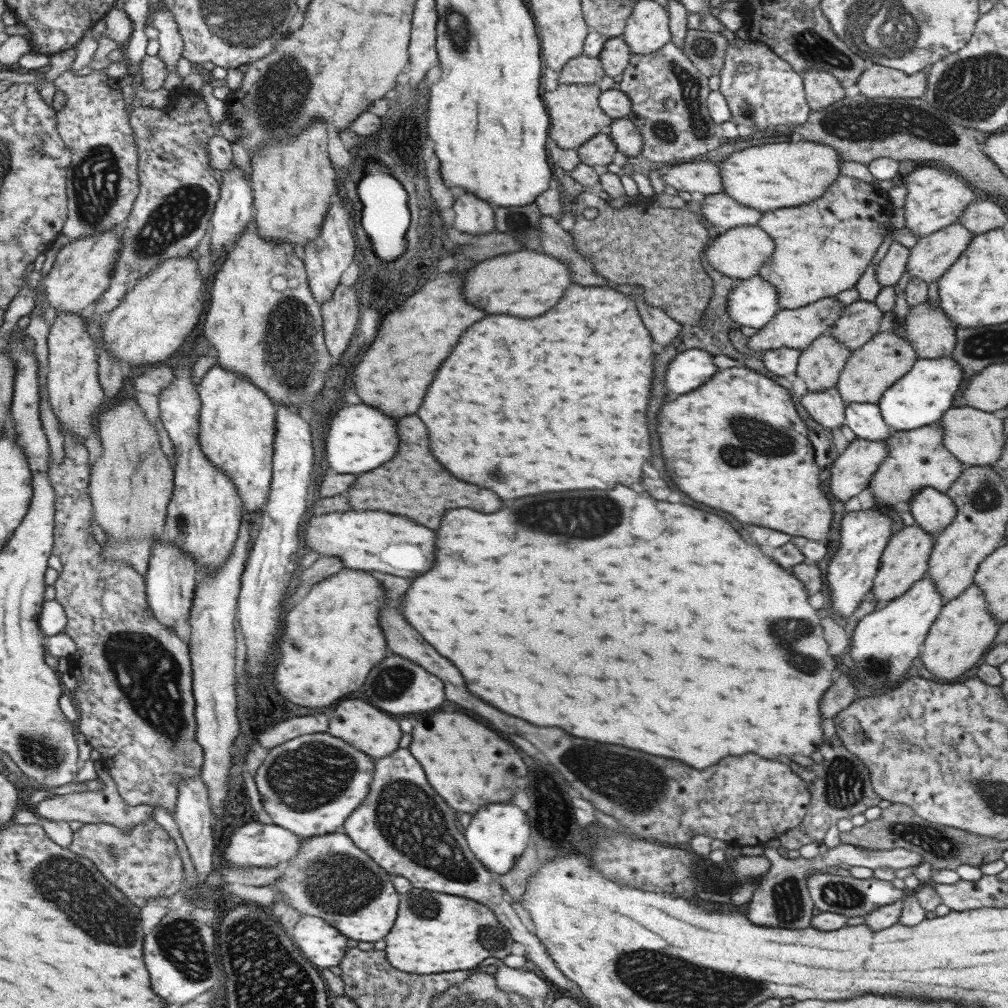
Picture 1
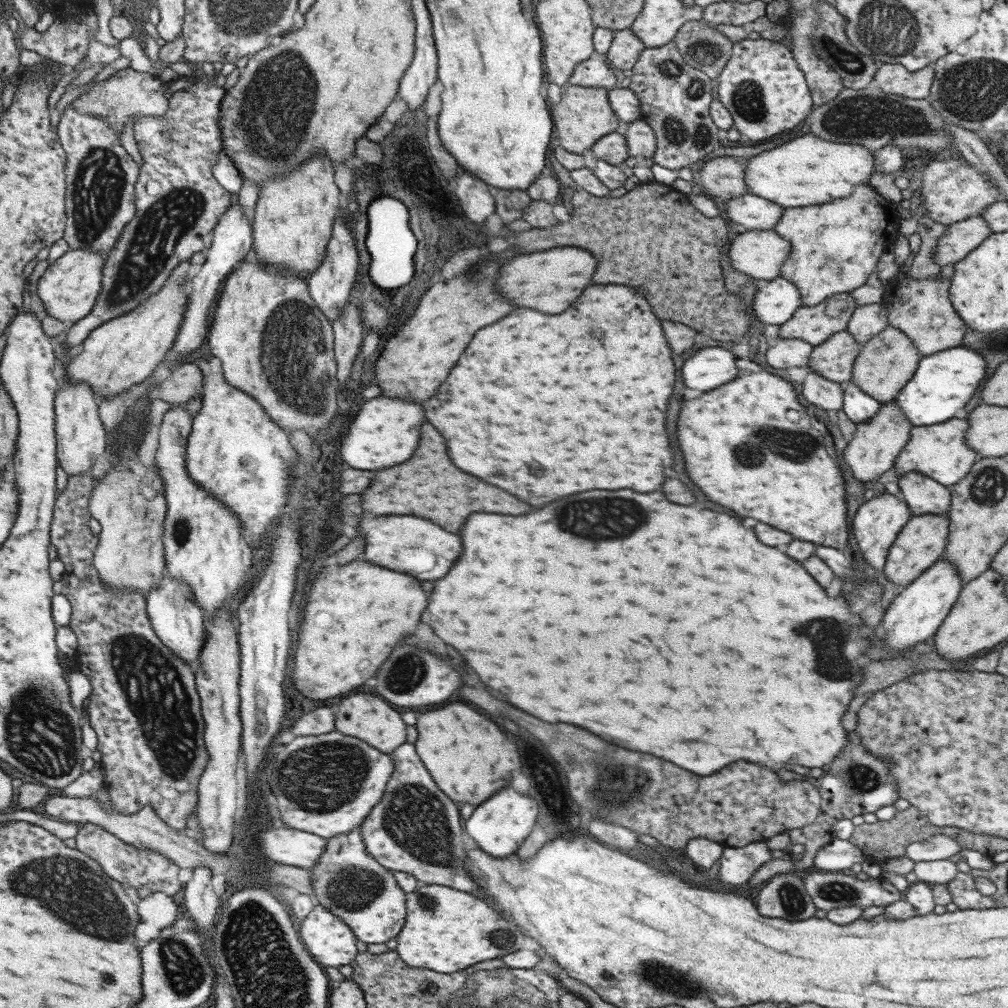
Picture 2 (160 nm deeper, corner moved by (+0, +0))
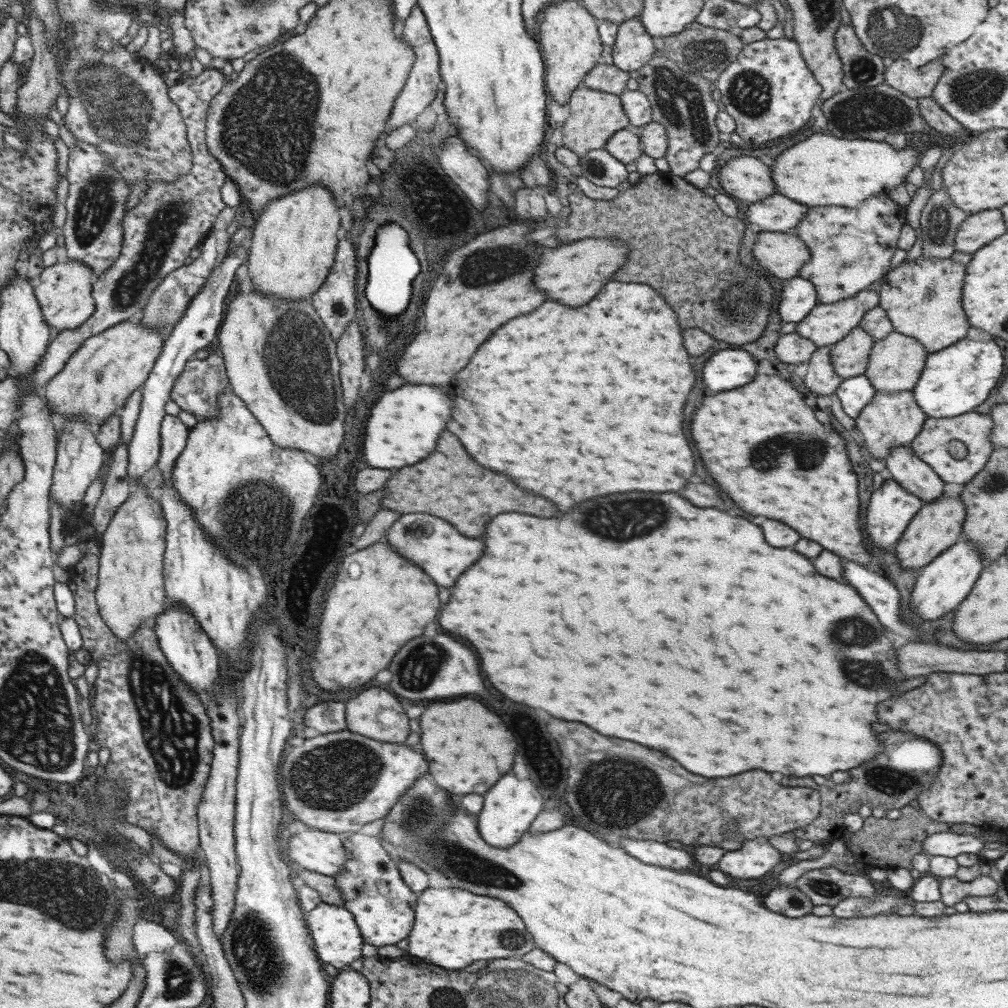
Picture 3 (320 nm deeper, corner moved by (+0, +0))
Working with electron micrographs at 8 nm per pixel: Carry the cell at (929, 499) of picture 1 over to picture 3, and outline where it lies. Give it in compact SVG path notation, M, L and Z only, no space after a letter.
M909 444L892 448L883 461L889 478L924 504L942 496L944 482L911 450Z

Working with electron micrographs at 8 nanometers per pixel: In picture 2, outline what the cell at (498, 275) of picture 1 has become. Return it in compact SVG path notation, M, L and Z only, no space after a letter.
M564 246L513 256L501 268L497 288L517 306L527 306L545 314L563 312L581 294L591 280L593 270L596 270L596 260L591 255L589 251L576 246Z

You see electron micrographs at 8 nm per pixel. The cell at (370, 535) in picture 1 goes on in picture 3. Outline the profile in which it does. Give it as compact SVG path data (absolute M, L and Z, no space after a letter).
M405 514L397 522L394 522L387 531L387 536L382 540L390 544L399 554L402 554L413 564L425 570L425 574L437 584L437 586L453 586L457 576L465 572L473 562L481 558L483 542L473 540L467 536L461 536L451 524L445 520L439 520L429 514Z

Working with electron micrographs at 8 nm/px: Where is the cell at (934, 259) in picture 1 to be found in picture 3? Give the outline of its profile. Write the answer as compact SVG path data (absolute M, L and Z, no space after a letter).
M987 209L967 214L954 232L954 251L973 254L989 241L1006 233L999 209Z

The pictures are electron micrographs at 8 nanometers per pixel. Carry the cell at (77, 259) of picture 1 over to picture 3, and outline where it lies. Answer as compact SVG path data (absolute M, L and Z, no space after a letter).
M65 257L61 262L45 268L40 274L40 283L35 288L36 297L43 309L44 319L57 331L75 330L83 326L95 310L92 287L95 282L93 270L85 262L71 261Z

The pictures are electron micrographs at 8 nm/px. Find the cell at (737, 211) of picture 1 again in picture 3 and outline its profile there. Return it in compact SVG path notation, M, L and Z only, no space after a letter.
M773 194L763 200L751 202L745 210L749 226L767 232L791 232L806 215L807 205Z

